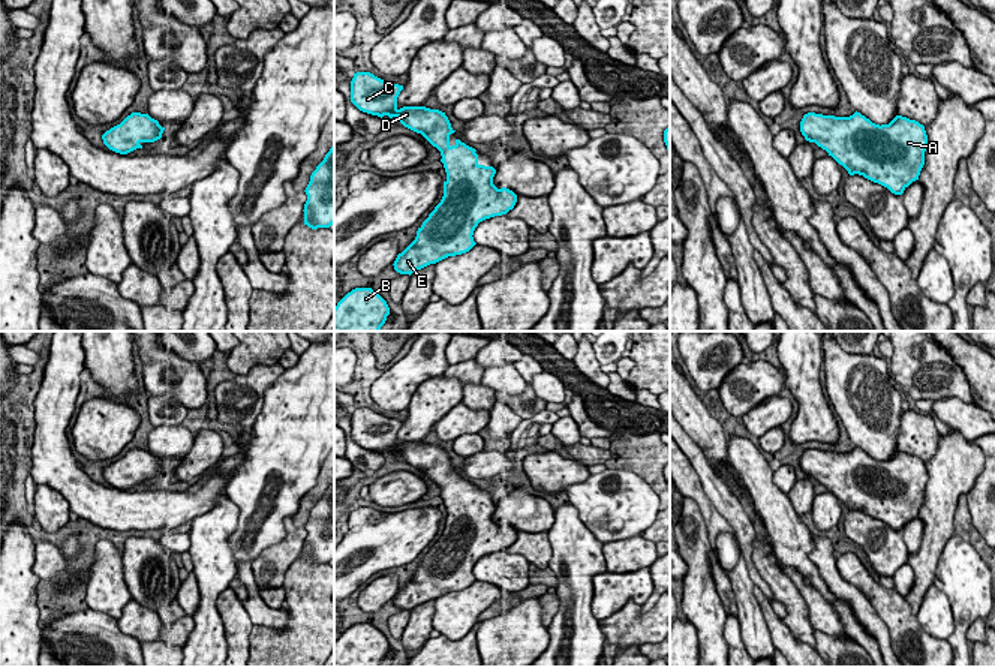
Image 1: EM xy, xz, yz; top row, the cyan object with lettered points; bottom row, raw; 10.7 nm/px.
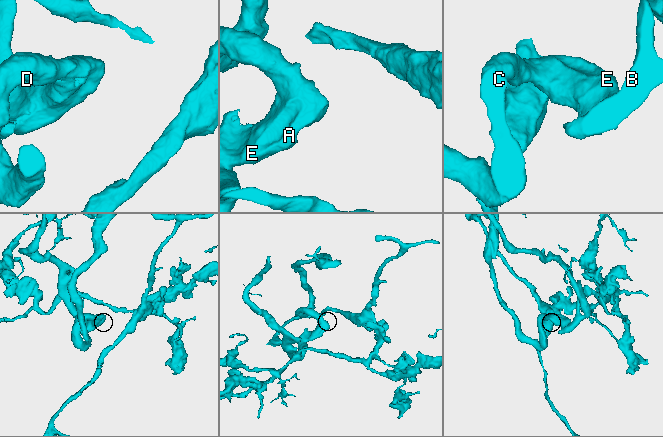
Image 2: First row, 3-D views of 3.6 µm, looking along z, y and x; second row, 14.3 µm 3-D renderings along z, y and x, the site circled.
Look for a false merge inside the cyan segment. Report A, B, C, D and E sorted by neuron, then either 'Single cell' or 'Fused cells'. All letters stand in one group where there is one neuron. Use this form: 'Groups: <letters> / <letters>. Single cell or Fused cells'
Groups: A B C D E. Single cell

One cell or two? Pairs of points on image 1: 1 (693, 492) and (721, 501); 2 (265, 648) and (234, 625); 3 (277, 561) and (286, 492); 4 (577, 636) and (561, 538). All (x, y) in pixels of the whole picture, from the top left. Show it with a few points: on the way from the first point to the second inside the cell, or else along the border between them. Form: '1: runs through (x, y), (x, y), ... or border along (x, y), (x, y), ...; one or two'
1: border along (691, 465), (703, 493), (729, 525); two
2: border along (253, 625), (249, 634), (248, 651); two
3: border along (291, 516), (283, 520), (285, 537), (252, 562); two
4: runs through (576, 612), (574, 562); one

